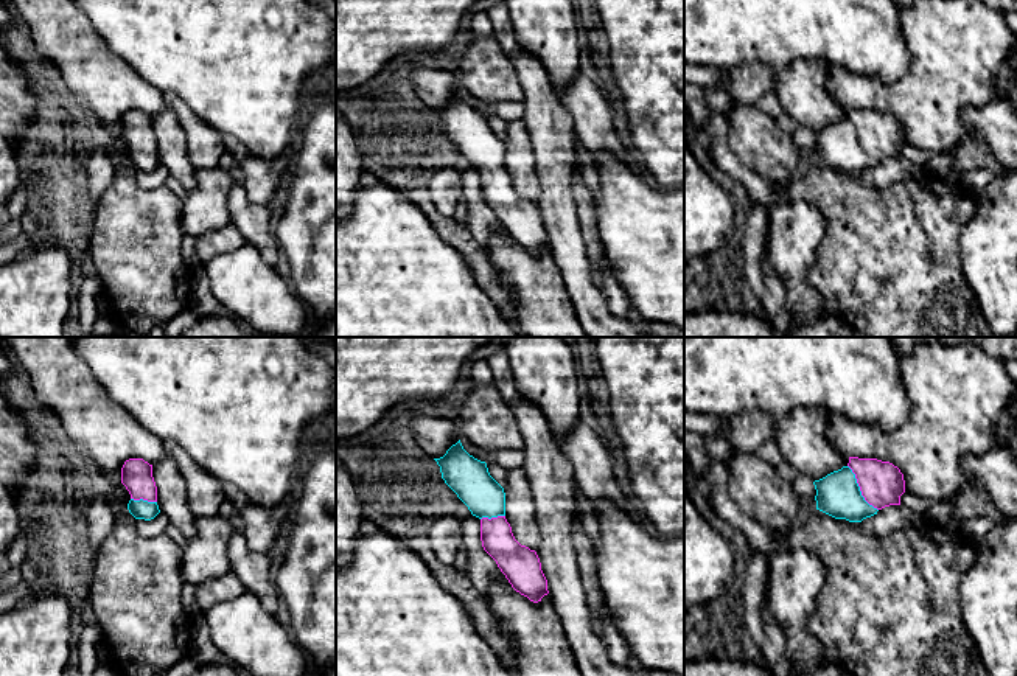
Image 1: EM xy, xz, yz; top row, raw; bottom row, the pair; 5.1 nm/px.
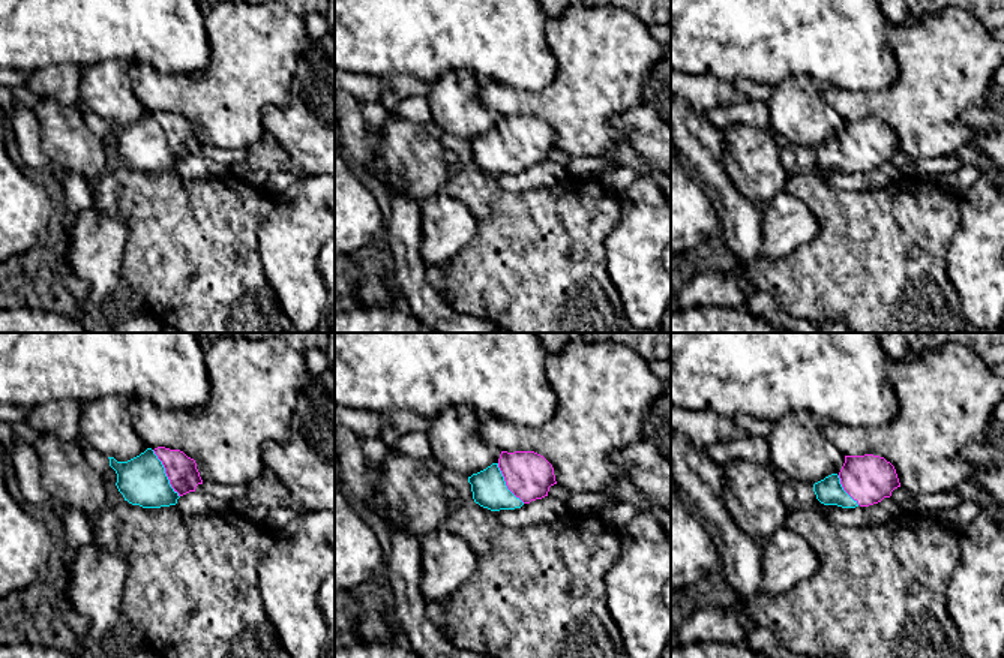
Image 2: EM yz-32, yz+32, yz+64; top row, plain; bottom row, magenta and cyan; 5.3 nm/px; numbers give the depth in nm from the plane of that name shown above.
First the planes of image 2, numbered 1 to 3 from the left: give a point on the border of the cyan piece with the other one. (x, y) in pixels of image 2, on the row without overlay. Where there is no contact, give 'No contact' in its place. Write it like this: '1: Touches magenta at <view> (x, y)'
1: Touches magenta at yz-32 (165, 137)
2: Touches magenta at yz+32 (506, 149)
3: Touches magenta at yz+64 (845, 155)

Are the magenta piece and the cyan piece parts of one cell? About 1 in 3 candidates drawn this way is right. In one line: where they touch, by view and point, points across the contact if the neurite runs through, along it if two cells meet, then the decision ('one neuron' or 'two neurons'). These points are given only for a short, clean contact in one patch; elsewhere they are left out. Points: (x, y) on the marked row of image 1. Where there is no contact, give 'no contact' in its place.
meets magenta in yz at (860, 488); runs through yz (882, 484), (860, 488), (854, 493), (838, 494); one neuron

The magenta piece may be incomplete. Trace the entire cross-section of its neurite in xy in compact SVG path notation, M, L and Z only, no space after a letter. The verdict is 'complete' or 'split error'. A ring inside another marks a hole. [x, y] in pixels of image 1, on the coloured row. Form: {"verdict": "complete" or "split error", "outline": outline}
{"verdict": "split error", "outline": "M143 458L126 460L121 468L121 483L131 494L128 510L135 519L151 521L160 513L152 465Z"}

